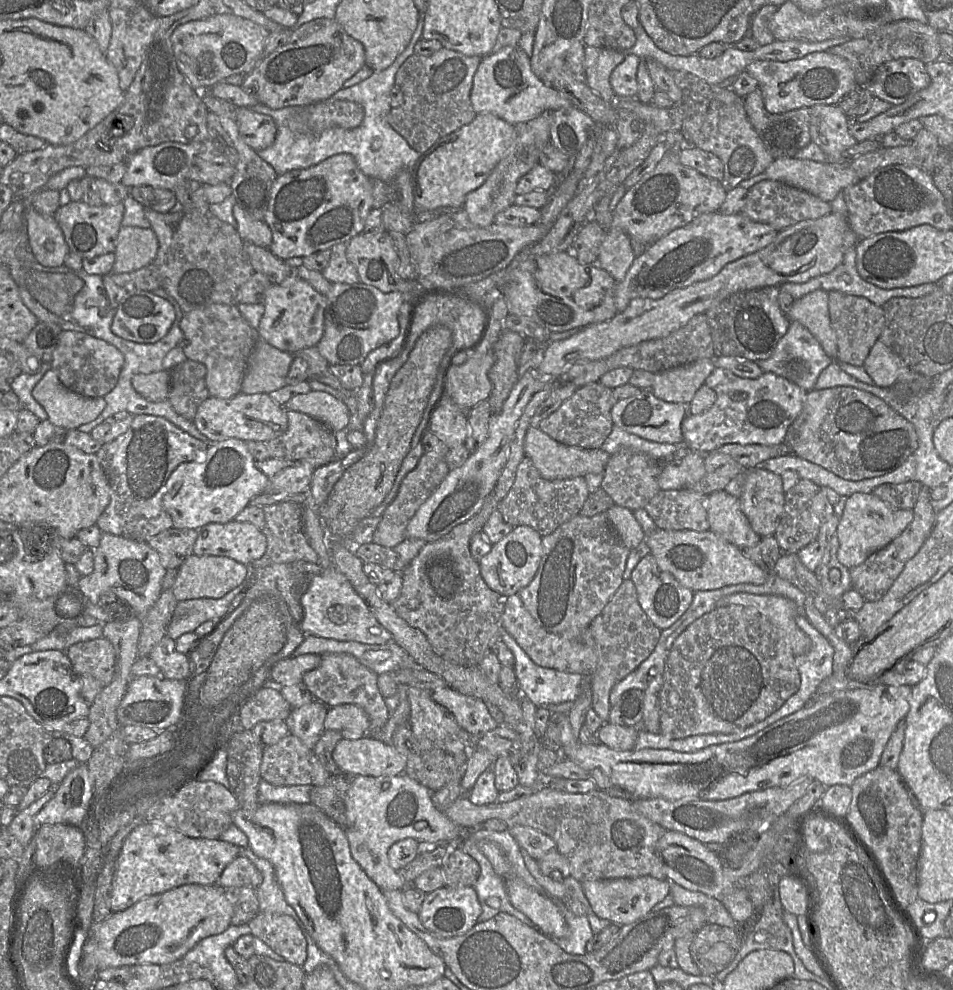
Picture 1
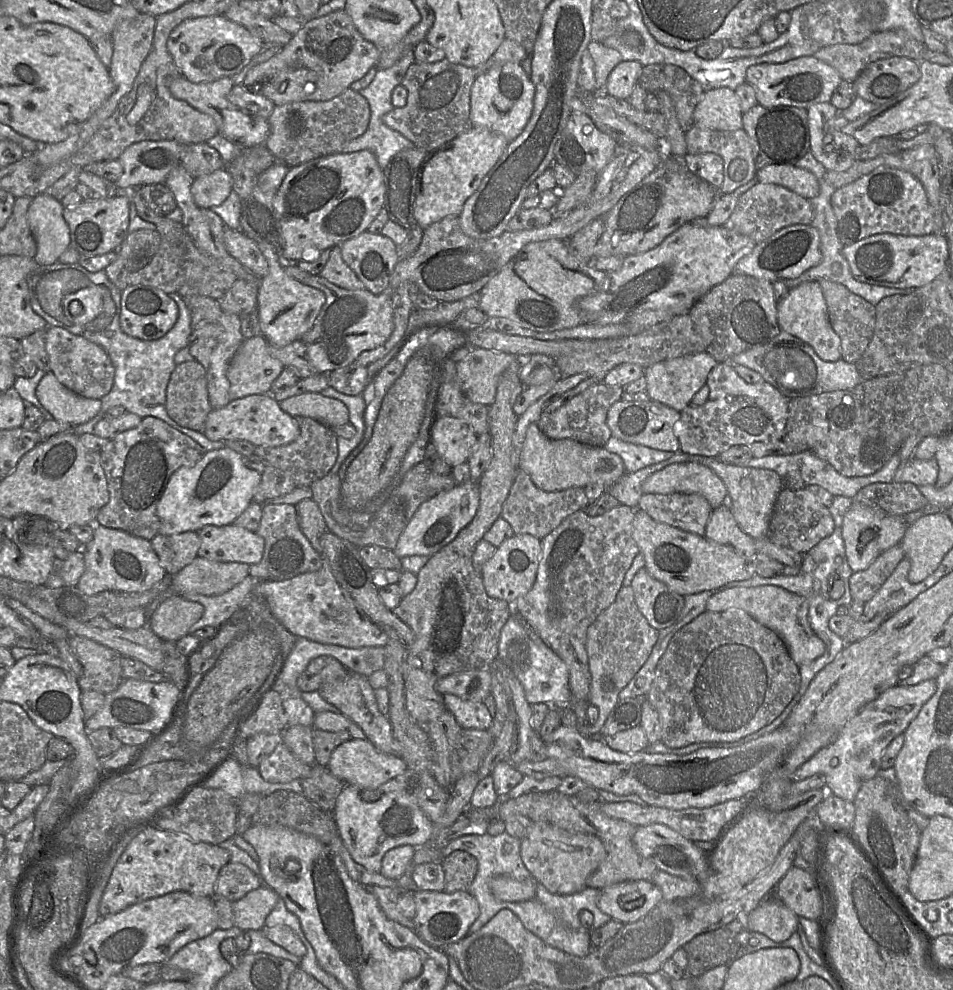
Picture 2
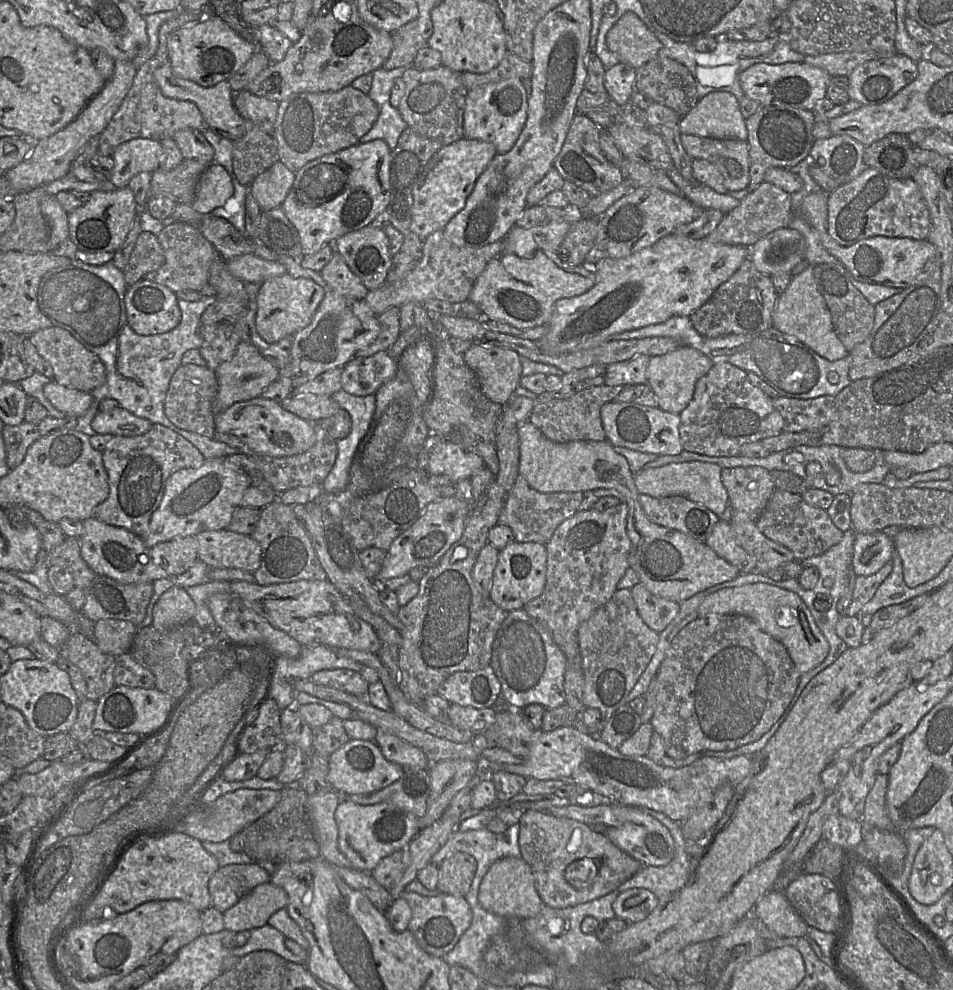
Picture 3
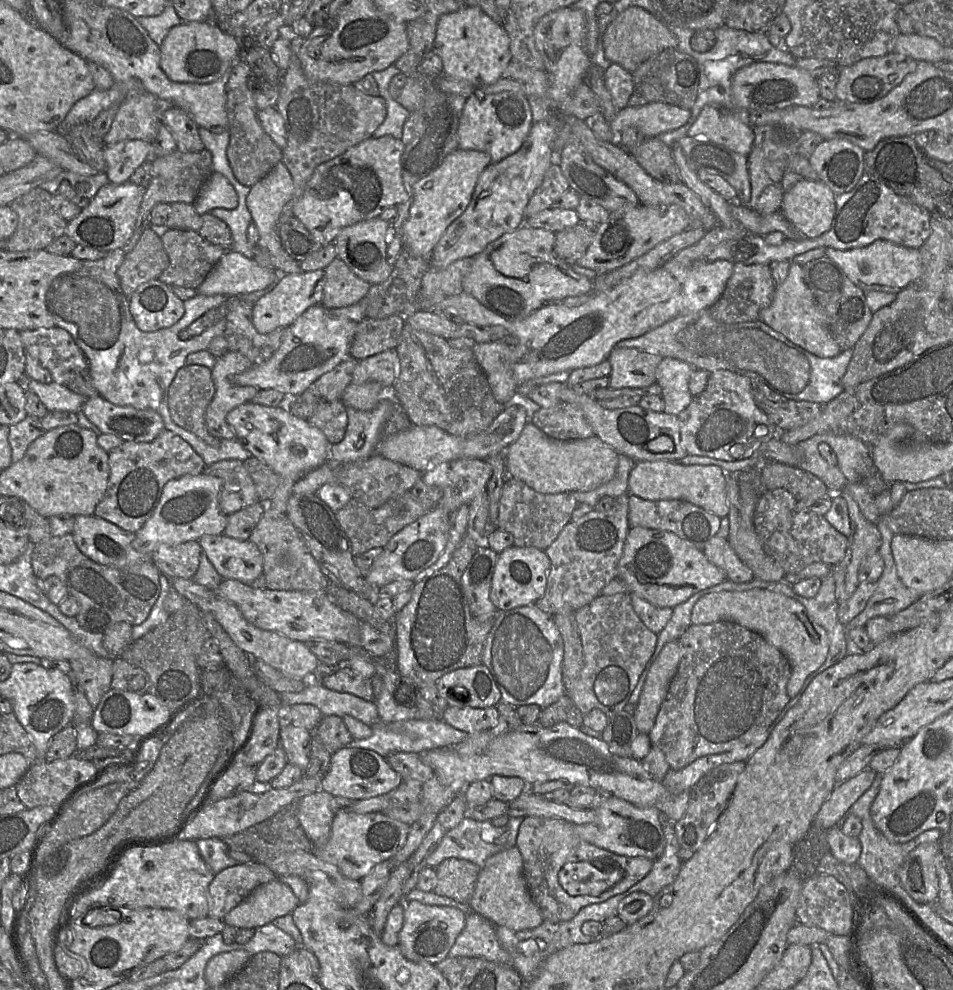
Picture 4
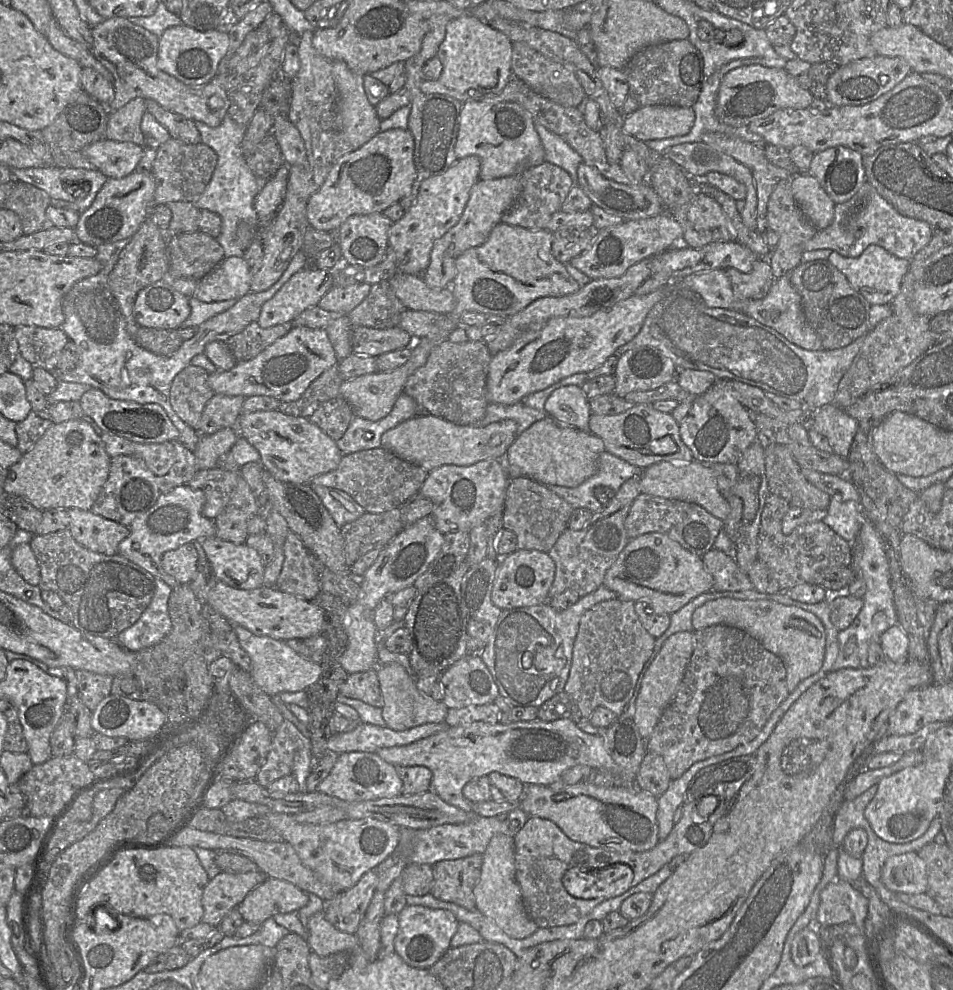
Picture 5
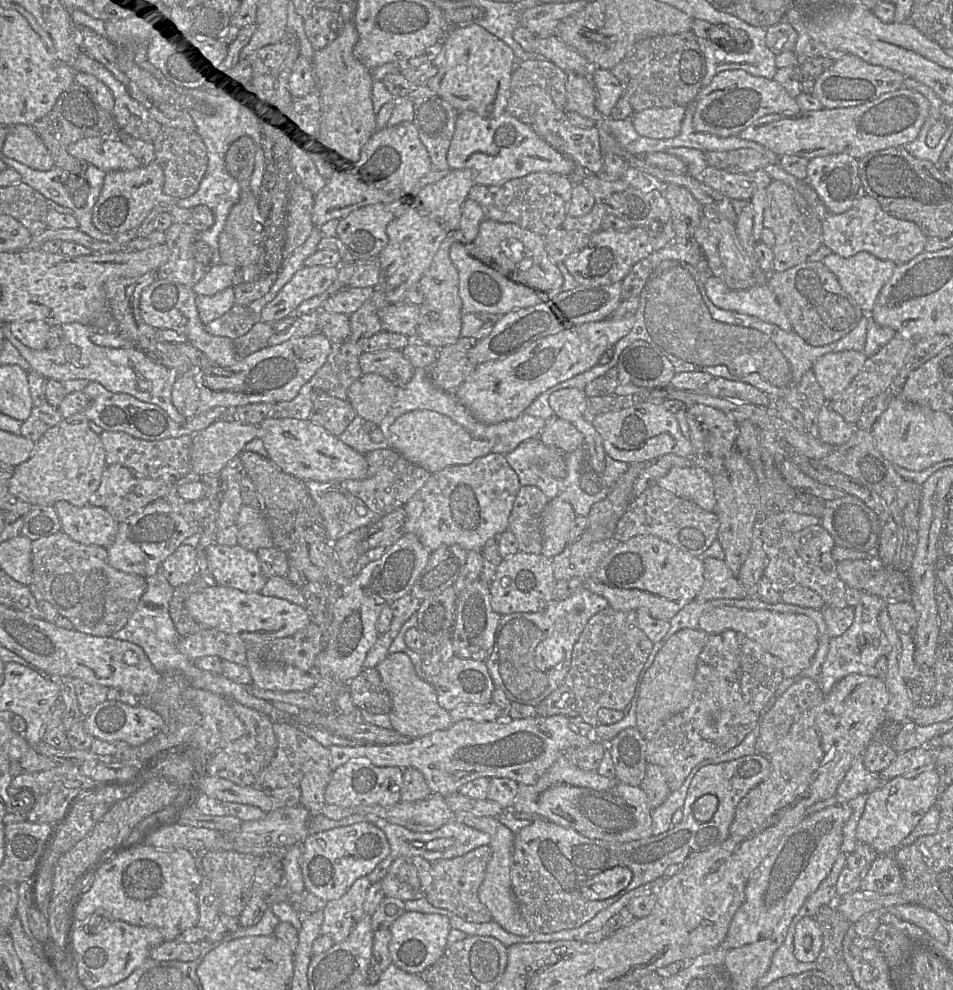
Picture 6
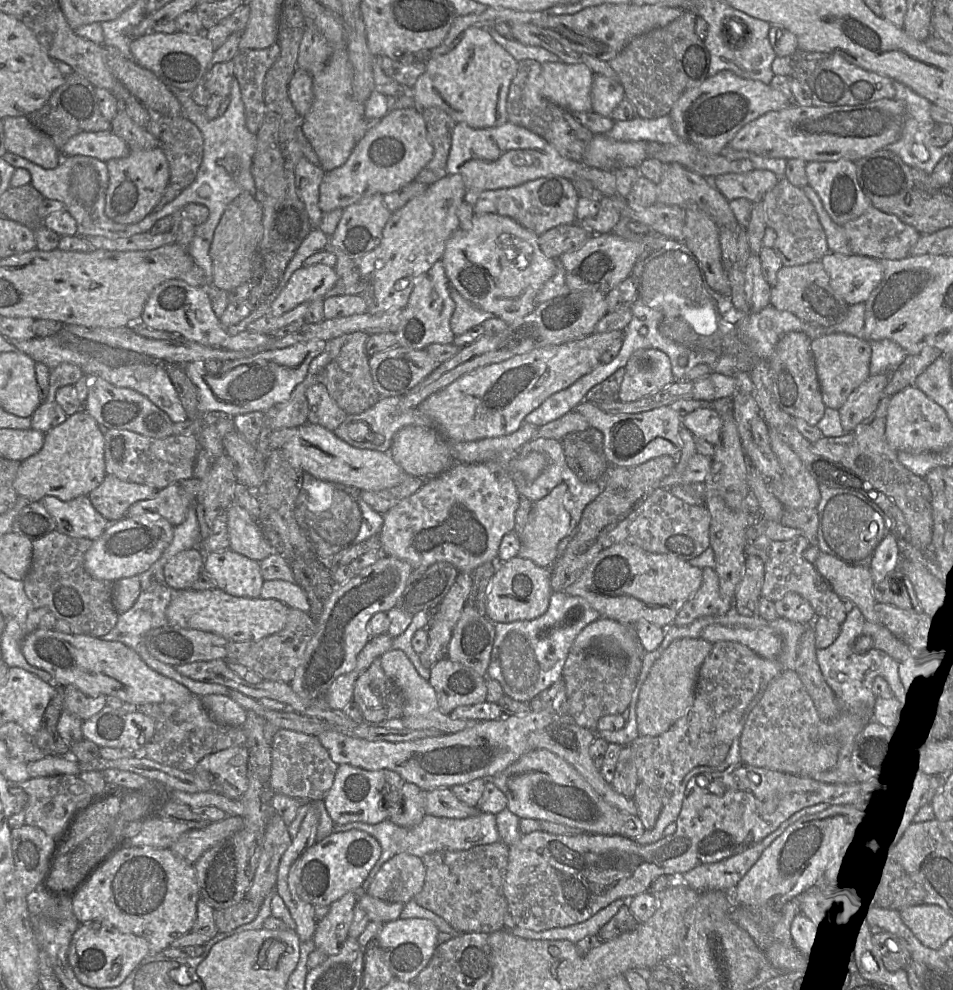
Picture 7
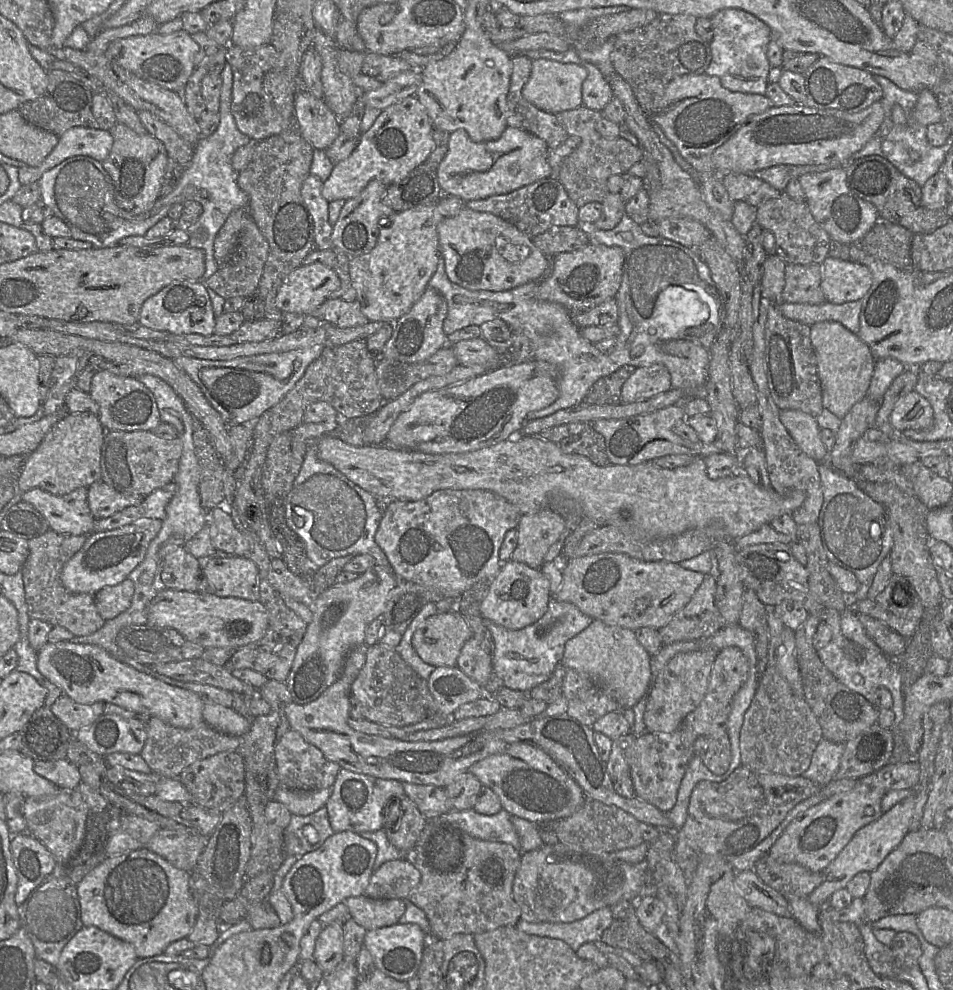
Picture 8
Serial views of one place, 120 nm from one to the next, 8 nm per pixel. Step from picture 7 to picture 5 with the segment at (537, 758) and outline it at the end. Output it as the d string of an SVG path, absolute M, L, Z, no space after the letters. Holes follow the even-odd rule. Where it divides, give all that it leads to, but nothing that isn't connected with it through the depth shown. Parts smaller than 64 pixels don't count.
M580 782L565 785L559 790L544 785L524 785L519 808L528 816L551 820L571 840L592 847L617 852L641 852L652 849L660 841L656 819L657 797L638 789L636 782L633 788Z

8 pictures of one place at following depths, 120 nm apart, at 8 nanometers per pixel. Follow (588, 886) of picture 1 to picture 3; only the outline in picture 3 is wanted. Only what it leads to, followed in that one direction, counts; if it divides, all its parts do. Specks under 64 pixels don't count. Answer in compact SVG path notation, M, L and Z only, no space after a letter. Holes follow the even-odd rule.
M631 888L620 893L612 903L615 916L628 924L644 920L658 905L659 898L645 888Z

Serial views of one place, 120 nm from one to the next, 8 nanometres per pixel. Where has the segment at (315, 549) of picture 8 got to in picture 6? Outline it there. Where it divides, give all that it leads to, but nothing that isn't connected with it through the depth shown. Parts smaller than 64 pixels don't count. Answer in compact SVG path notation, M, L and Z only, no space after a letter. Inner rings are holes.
M306 481L306 487L318 509L324 534L331 543L380 518L338 482Z

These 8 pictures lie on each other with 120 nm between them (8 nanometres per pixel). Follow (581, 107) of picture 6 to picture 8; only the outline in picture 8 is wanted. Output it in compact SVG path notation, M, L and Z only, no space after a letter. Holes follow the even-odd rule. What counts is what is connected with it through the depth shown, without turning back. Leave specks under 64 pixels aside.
M549 59L533 60L531 74L522 89L522 95L537 108L550 113L572 110L582 105L582 85L587 74L582 63L561 63Z

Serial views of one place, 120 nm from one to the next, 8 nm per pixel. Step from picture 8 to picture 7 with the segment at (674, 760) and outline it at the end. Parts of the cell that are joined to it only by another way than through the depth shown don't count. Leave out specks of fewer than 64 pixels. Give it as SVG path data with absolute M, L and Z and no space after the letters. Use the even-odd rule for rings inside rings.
M740 642L714 643L701 665L695 699L686 714L661 735L638 736L631 742L638 781L651 788L663 805L670 802L692 769L697 766L718 766L725 760L735 736L735 728L760 690L762 660Z

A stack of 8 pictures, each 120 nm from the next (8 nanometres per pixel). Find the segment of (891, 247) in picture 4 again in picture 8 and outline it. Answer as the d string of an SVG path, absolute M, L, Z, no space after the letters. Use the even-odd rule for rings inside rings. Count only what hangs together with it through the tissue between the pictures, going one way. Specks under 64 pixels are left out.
M828 256L821 266L821 289L829 303L839 305L862 300L872 286L871 271L860 263Z

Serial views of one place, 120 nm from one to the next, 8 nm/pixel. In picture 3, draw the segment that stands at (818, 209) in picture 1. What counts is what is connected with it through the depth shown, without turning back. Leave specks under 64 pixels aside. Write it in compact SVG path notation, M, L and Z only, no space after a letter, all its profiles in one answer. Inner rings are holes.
M763 181L741 199L735 209L725 214L716 229L705 239L716 244L743 245L751 248L774 230L788 227L792 218L791 194L770 182Z

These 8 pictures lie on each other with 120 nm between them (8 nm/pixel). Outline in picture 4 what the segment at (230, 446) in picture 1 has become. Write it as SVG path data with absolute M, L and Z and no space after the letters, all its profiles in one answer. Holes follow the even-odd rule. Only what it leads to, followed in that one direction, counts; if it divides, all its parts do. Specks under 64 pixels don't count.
M206 474L183 475L168 481L155 511L135 534L132 547L143 555L150 555L162 545L175 545L188 540L198 540L203 535L224 534L227 515L219 506L222 480Z

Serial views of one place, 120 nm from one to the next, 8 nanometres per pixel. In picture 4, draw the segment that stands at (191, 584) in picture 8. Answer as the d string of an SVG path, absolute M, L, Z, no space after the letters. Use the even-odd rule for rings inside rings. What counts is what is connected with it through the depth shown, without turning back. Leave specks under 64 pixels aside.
M197 540L159 546L150 560L169 578L192 579L199 566L201 547Z

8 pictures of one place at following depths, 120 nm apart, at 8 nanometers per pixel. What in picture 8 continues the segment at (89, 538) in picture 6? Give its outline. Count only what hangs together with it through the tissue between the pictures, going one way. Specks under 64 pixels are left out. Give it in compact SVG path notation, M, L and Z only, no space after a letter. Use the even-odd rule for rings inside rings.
M80 487L63 496L53 495L40 488L34 488L21 494L24 502L31 504L47 520L50 530L62 535L85 535L93 532L95 518L88 505L88 488Z

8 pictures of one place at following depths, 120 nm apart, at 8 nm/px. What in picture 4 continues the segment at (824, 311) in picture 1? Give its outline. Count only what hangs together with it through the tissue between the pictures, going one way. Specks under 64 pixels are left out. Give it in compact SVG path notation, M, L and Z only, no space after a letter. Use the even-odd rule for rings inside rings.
M791 262L787 278L776 287L773 301L760 311L758 320L820 358L832 358L842 351L830 333L825 312L805 282L803 266L798 263Z

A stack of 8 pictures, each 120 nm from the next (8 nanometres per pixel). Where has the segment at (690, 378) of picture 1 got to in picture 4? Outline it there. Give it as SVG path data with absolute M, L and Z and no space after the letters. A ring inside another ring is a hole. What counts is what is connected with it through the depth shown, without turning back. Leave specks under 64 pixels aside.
M666 357L656 368L656 383L661 387L661 398L667 414L678 416L692 401L689 380L695 369L688 363Z

